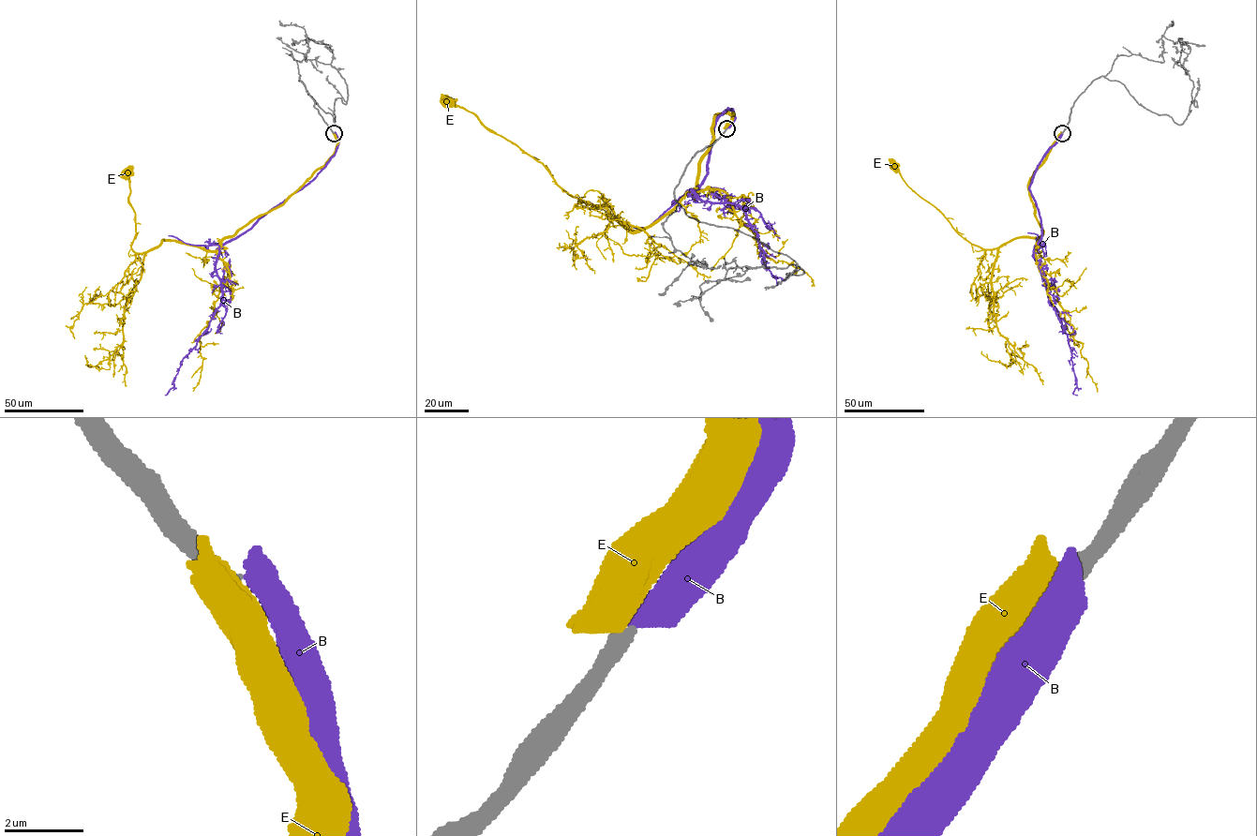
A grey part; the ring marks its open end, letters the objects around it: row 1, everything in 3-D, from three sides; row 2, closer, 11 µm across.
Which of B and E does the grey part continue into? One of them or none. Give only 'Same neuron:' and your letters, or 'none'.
Same neuron: none

